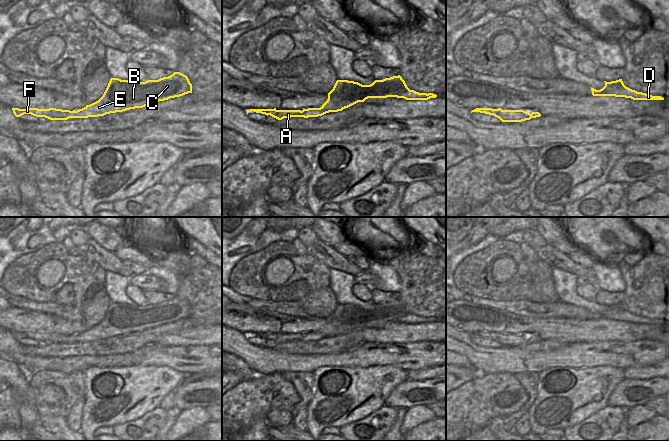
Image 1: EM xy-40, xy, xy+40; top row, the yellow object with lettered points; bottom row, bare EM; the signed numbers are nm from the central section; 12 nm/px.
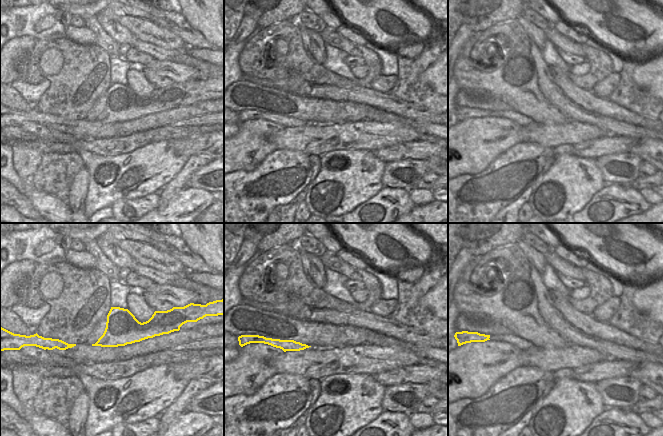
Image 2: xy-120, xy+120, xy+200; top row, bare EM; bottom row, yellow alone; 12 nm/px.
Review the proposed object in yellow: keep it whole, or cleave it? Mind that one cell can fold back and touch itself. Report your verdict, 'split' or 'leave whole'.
split

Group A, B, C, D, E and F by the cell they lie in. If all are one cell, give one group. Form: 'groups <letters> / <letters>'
groups A / B C D E F

